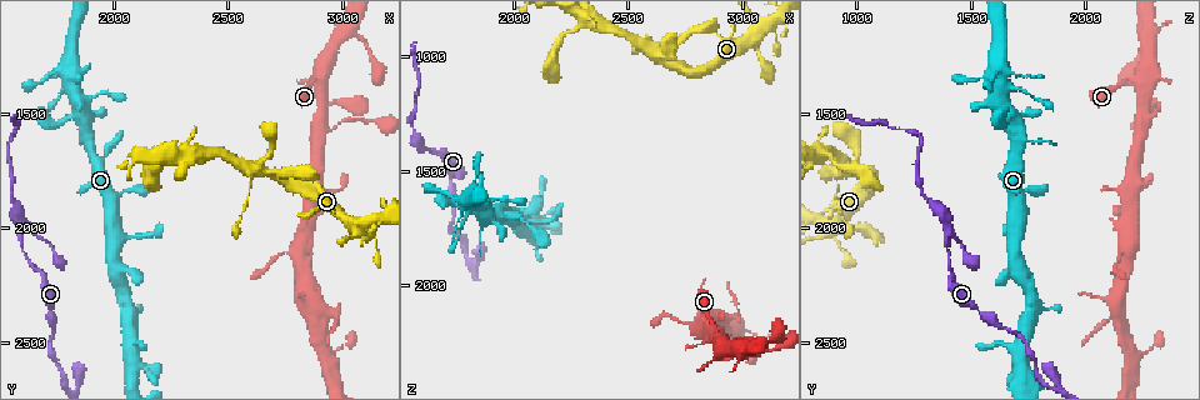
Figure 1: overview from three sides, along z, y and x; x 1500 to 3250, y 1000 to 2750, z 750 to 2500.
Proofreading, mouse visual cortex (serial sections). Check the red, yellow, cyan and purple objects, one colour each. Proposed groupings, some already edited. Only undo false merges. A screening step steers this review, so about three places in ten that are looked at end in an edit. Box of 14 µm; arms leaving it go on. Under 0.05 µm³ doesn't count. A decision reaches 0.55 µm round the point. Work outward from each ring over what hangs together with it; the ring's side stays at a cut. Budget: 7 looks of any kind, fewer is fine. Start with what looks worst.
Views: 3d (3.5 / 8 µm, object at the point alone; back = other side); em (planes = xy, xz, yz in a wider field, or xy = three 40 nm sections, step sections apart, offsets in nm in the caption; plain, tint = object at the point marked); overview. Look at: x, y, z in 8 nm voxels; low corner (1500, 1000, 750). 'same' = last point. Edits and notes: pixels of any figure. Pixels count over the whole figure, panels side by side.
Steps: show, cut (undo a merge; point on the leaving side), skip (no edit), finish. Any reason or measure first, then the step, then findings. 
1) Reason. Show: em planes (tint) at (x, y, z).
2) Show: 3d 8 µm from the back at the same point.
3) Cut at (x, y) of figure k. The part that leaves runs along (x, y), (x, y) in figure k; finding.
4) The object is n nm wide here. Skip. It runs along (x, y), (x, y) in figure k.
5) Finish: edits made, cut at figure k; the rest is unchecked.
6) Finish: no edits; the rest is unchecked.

Two arms in line, one across. Show: 3d 3.5 µm at (2890, 1510, 2240).

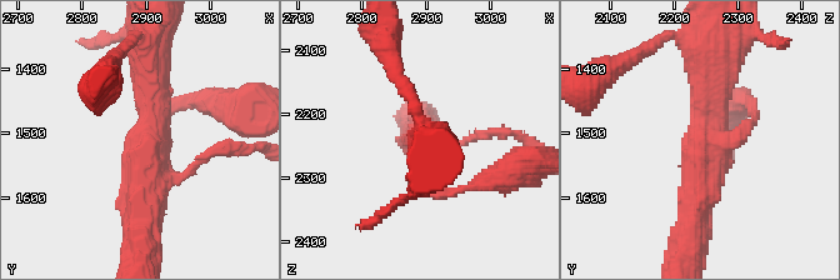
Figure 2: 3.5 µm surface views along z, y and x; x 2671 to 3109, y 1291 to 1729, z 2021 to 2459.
Now the EM. Show: em xy step 3 (tint) at (2900, 1515, 2255).

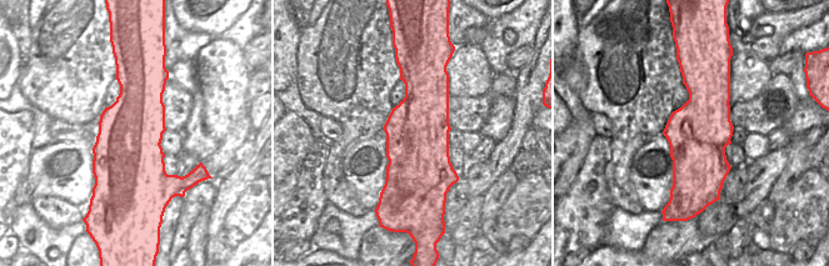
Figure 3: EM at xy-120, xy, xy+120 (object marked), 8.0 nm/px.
Show: em planes (tint) at the same point.

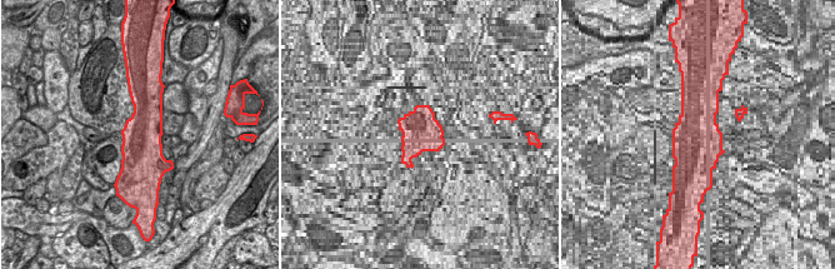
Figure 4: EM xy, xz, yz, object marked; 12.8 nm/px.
Skip. It runs along (704, 56), (708, 160), (691, 226) in figure 2; all the same cell.

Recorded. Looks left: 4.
Thin arm on a thick one. Show: 3d 8 µm at (3120, 2000, 880).

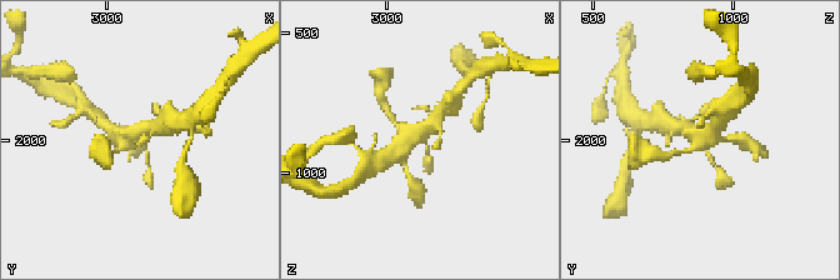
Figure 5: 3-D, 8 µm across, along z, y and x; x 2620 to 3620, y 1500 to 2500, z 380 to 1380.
Closer look. Show: 3d 3.5 µm at (3120, 2000, 870).

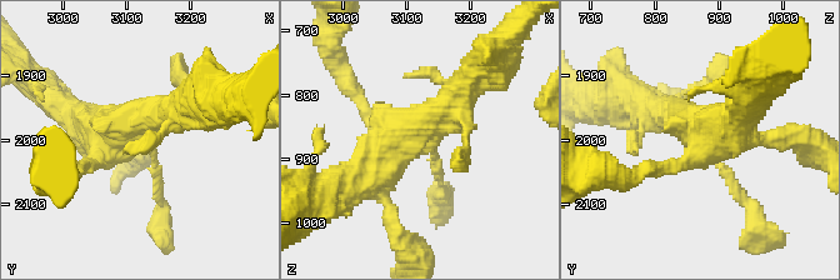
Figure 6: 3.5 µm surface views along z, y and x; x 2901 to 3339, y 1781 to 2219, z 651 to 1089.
The arms are 100, 200, 400, 400 nm wide. Skip. It runs along (345, 183), (360, 176), (471, 84) in figure 6; continuous, no second cell.

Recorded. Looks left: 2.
Finish: no edits; the rest is unchecked.

